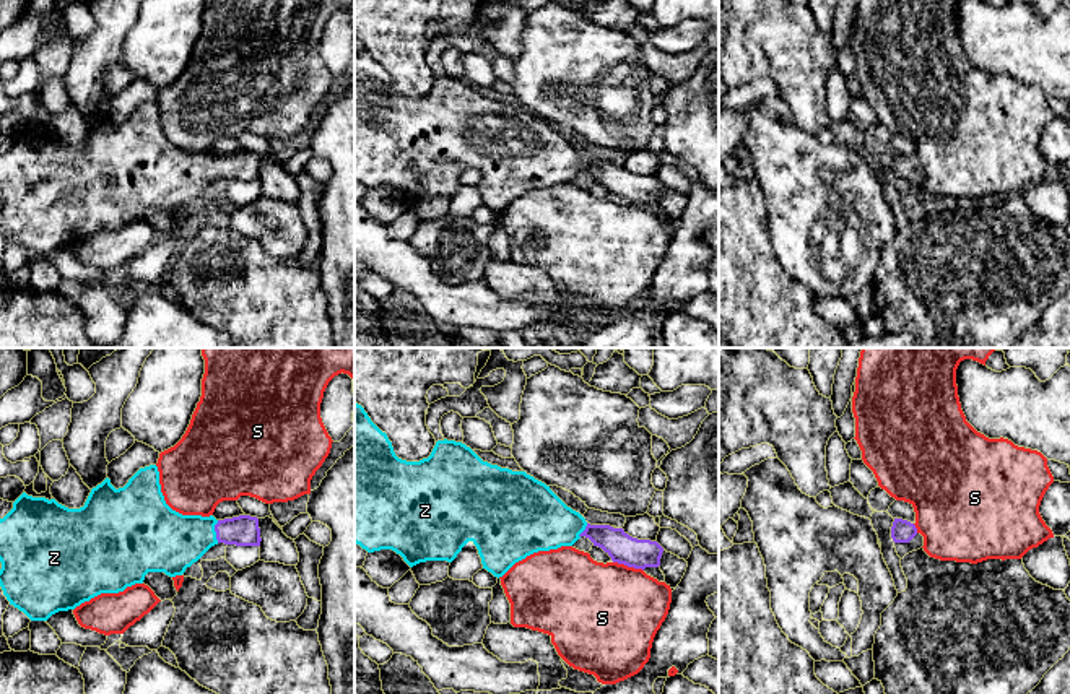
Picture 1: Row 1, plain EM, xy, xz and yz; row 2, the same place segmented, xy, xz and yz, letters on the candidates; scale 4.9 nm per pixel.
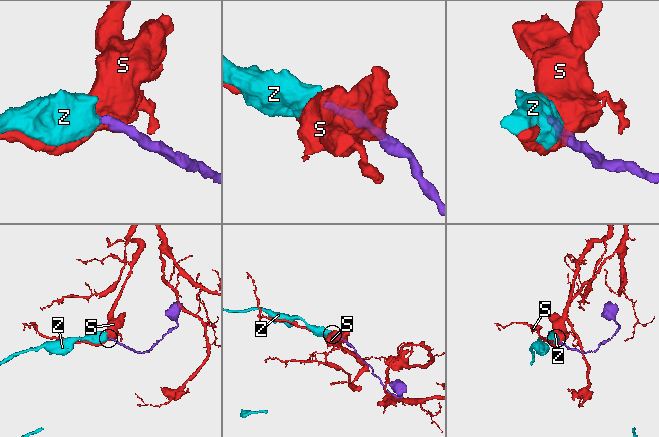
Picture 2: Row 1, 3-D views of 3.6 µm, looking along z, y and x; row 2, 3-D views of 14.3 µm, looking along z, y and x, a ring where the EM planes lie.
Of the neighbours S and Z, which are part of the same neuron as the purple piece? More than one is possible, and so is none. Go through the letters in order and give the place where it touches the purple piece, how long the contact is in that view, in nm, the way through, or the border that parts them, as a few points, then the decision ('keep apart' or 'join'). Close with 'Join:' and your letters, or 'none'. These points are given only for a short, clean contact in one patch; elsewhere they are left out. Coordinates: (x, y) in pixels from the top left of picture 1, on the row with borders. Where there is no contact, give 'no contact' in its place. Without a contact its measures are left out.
S: contact xz (628, 566); length 160 nm; keep apart
Z: contact xy (215, 530); length 110 nm; way xy (243, 530), (215, 530), (168, 542); join
Join: Z

